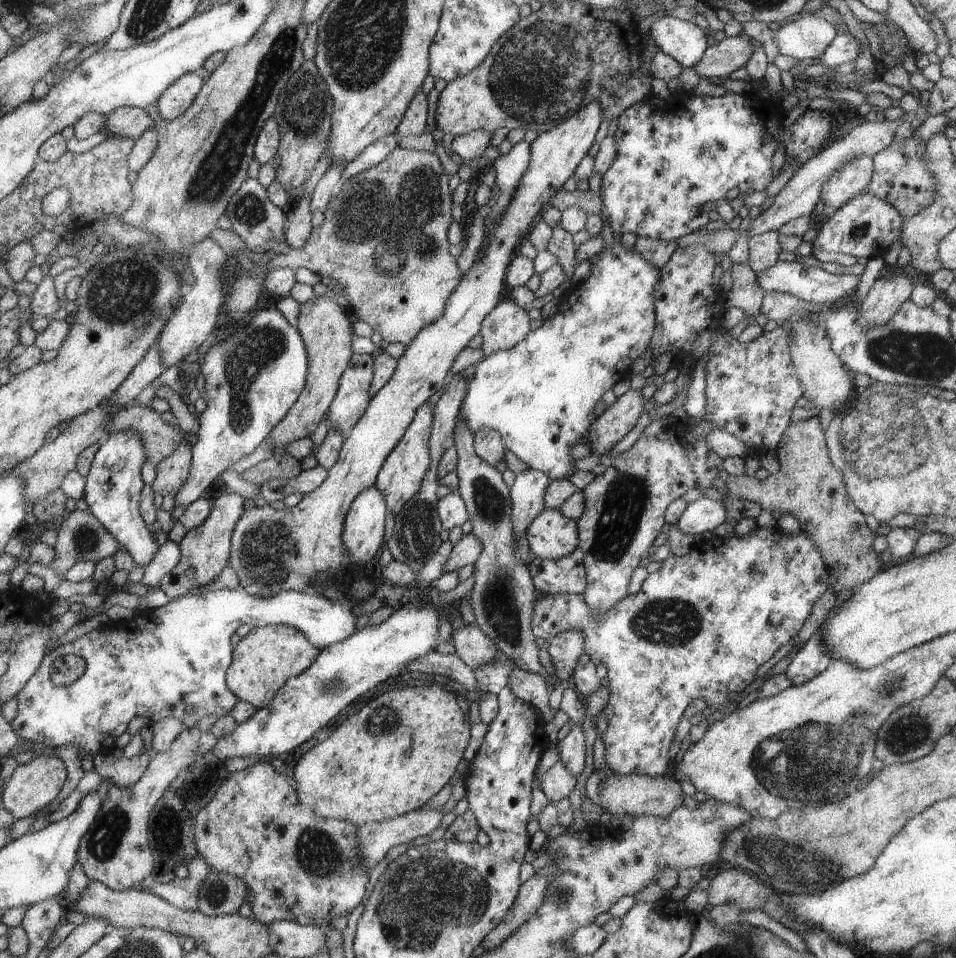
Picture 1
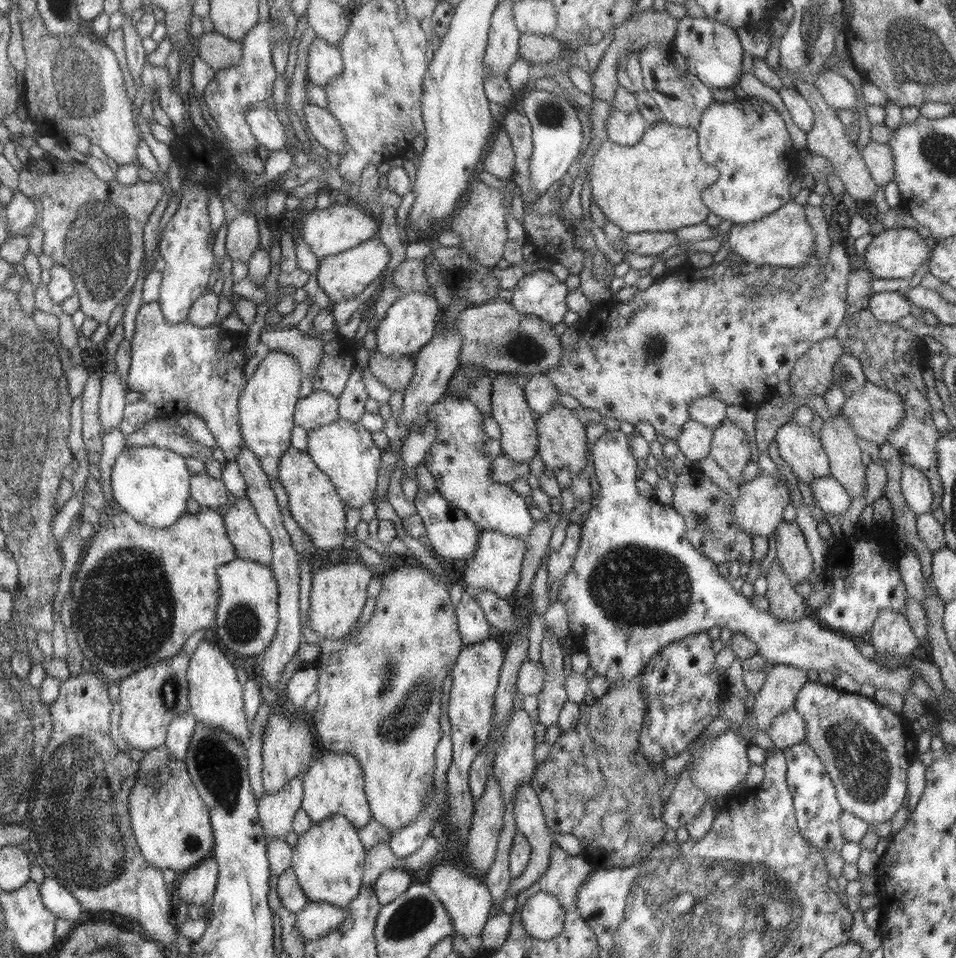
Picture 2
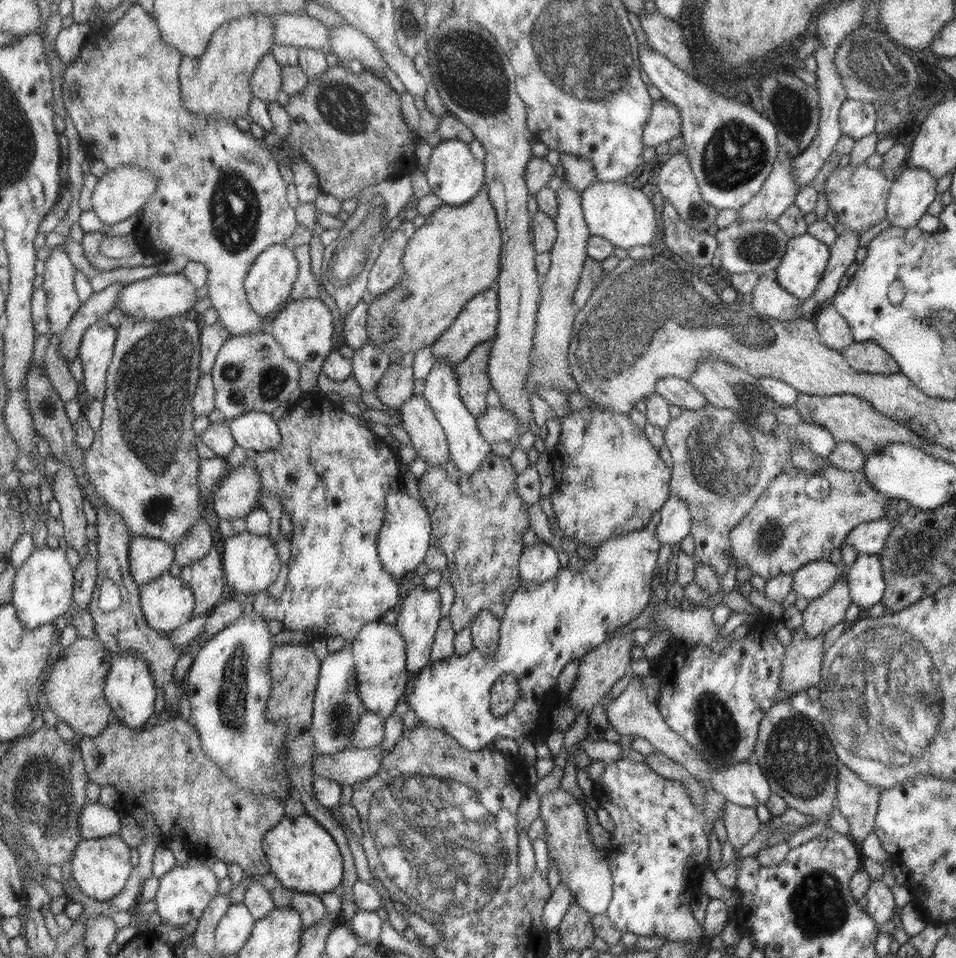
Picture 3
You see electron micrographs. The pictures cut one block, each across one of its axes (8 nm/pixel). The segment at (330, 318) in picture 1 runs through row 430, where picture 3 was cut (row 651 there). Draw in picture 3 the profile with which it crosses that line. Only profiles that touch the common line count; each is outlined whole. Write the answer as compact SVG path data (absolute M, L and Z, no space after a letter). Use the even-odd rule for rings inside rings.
M306 642L302 645L294 645L293 643L284 643L276 645L271 652L271 696L267 700L267 720L284 720L287 731L284 736L284 747L286 747L285 753L287 759L285 764L287 765L287 771L289 774L289 782L294 788L295 792L303 802L306 814L316 819L316 822L320 823L328 833L334 838L338 849L340 849L340 855L342 855L343 867L344 867L344 880L342 882L342 890L346 900L352 900L352 885L358 881L358 875L352 858L349 845L347 843L346 835L342 830L342 822L336 820L332 815L332 812L328 807L322 806L319 800L316 798L315 790L312 788L314 758L318 754L315 750L314 735L310 734L310 720L314 720L312 714L312 698L314 696L314 690L316 686L316 680L318 680L318 668L320 668L322 662L316 658L314 649L312 649L312 642Z

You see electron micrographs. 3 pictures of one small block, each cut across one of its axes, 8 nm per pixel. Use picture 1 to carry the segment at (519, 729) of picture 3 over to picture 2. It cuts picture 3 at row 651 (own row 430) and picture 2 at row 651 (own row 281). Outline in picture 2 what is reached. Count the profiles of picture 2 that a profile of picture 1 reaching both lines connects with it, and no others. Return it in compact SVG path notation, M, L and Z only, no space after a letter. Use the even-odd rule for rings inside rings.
M620 430L606 431L598 440L594 442L592 446L592 454L590 456L592 464L594 464L594 475L600 483L600 492L598 495L594 495L592 492L592 509L588 512L588 518L586 522L582 524L582 537L580 545L578 546L578 552L574 556L574 562L570 570L562 577L561 580L561 593L558 601L562 601L566 604L567 610L567 625L569 631L572 632L572 642L574 649L582 650L589 656L589 666L595 670L596 675L604 675L608 679L608 684L614 685L618 681L628 681L635 676L638 676L642 670L647 666L647 662L651 660L664 646L671 644L671 642L679 641L682 638L690 636L690 634L698 634L702 630L709 630L712 626L720 626L720 628L729 628L732 633L742 633L752 639L752 642L756 644L758 655L764 657L766 662L770 662L773 665L784 664L786 666L793 666L797 669L804 669L806 671L816 670L820 672L822 670L831 670L833 672L847 672L852 675L856 682L860 683L860 686L864 690L872 693L873 691L883 688L891 691L893 694L901 694L902 698L906 695L908 689L911 690L913 679L915 678L914 673L916 670L910 668L910 666L899 666L896 669L889 669L882 664L879 660L872 658L866 658L859 648L854 645L854 642L847 636L842 635L840 632L828 629L820 623L814 622L812 618L802 617L798 621L788 621L788 619L776 619L774 613L770 613L769 610L758 610L752 605L750 598L742 596L741 592L736 592L731 585L731 580L726 579L718 573L718 565L712 562L709 558L706 558L699 550L694 548L694 545L687 540L686 535L687 527L683 514L678 514L675 508L671 505L664 505L659 503L655 498L646 498L638 492L636 487L636 481L638 476L637 460L632 457L630 452L630 445L628 445L628 435L622 433Z

